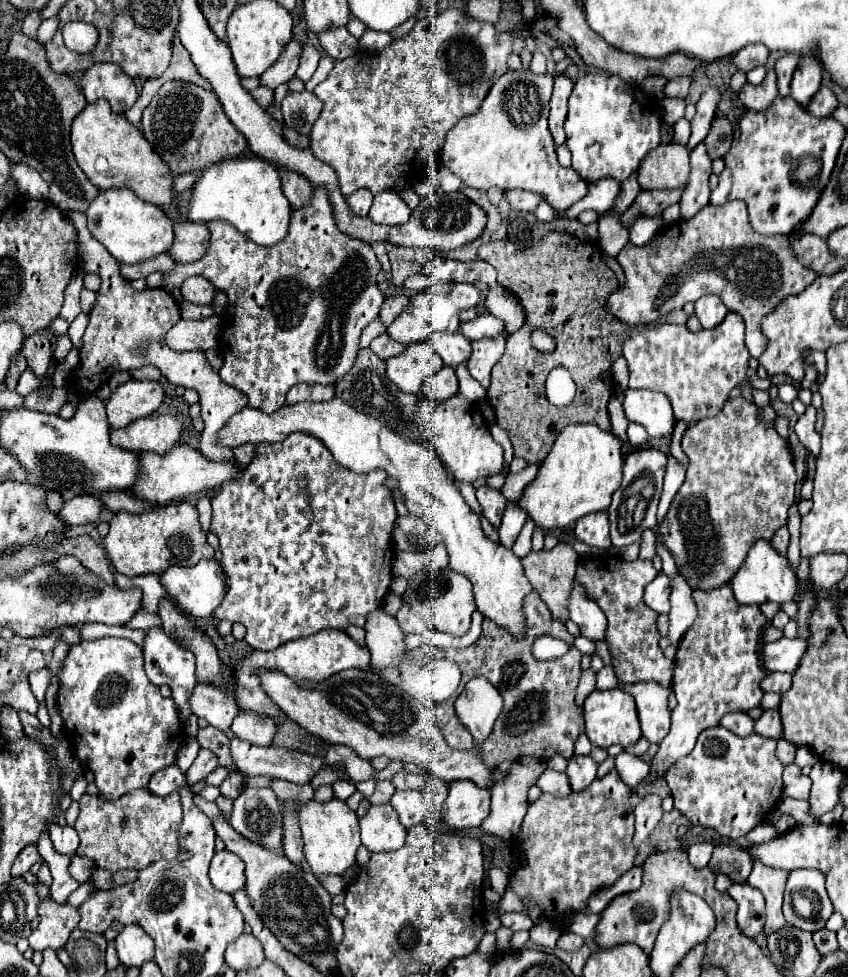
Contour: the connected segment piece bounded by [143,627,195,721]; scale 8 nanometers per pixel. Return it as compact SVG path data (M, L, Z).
M151 627L145 633L145 641L143 641L143 655L145 655L145 671L147 677L153 683L167 683L173 689L173 699L177 703L177 711L181 715L181 721L187 721L187 717L191 715L189 711L189 695L195 687L195 657L189 649L181 647L173 637L169 637L163 627Z

